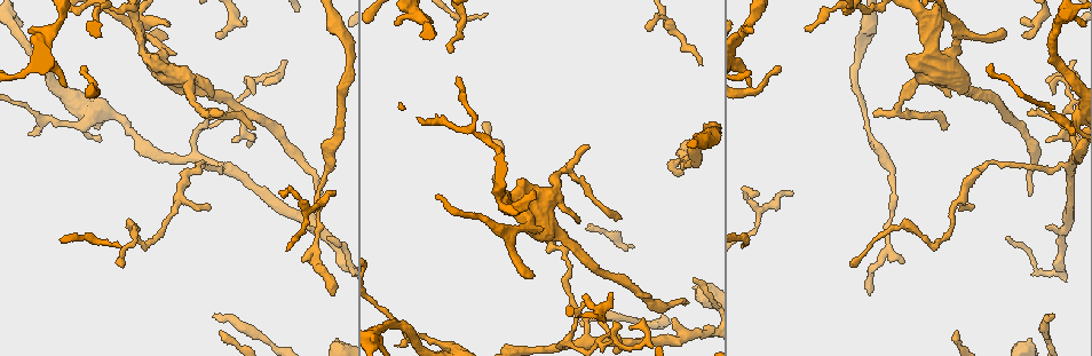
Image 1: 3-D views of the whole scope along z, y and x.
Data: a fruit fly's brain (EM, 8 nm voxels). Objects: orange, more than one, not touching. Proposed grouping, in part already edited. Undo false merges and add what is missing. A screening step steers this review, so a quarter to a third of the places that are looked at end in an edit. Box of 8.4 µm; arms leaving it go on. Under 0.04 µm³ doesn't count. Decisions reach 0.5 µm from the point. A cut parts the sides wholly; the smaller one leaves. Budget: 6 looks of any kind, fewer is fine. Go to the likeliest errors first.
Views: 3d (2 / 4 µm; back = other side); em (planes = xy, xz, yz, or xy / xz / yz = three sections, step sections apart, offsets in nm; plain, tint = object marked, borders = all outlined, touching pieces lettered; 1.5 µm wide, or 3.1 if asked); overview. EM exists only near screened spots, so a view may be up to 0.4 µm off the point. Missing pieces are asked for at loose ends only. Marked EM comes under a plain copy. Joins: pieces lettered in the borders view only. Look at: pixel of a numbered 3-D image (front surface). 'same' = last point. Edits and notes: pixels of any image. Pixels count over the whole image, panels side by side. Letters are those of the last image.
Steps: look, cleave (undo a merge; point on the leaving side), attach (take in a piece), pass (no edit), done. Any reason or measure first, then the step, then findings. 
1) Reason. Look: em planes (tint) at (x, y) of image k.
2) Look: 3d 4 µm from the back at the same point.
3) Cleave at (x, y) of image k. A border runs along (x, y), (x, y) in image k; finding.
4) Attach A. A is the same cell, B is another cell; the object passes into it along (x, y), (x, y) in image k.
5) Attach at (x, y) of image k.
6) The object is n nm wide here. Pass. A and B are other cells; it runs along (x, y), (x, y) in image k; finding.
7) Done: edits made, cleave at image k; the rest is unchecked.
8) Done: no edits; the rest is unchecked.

Tapers out. Look: em planes (borders) at (903, 258) of image 1.

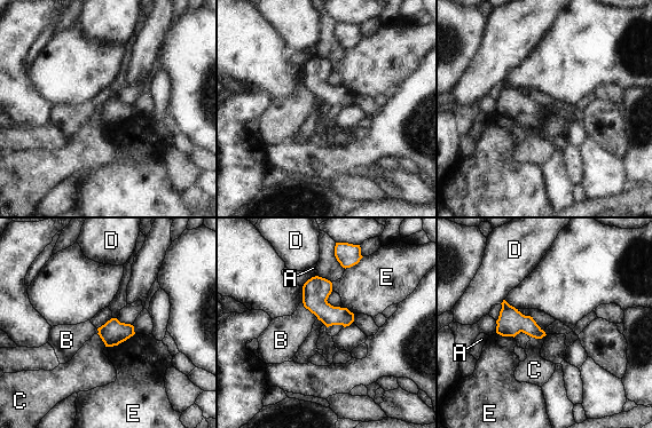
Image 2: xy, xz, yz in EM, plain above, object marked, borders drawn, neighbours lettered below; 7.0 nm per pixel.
Pass. A, B, C, D and E are other cells; a border runs along (528, 334), (535, 338), (544, 337) in image 2; no lettered piece goes on from it.

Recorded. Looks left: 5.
An open end. Look: em xz step 8 (tint) at (529, 192) of image 1.

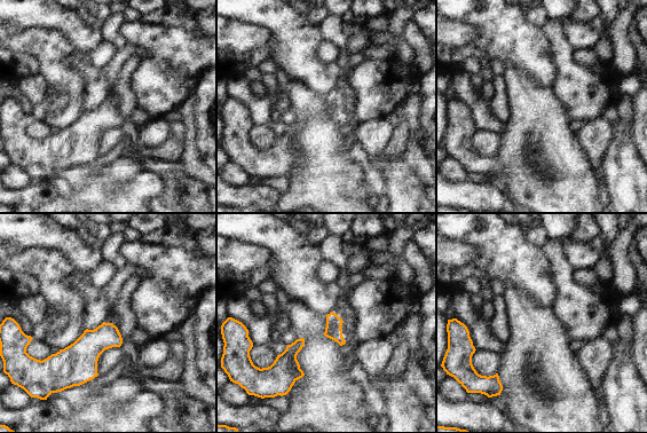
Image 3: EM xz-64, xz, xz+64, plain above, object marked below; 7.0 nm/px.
Look: em xy step 8 (borders) at the same point.

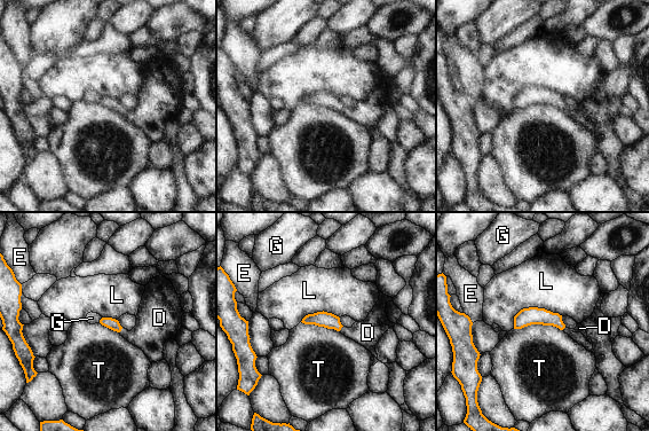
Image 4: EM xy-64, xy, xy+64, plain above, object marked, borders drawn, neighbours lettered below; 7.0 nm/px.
Attach D. D is the same cell, E, G, L and T are other cells; it goes on there.

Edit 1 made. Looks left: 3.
Done: edits made, attach at image 4; the rest is unchecked.

